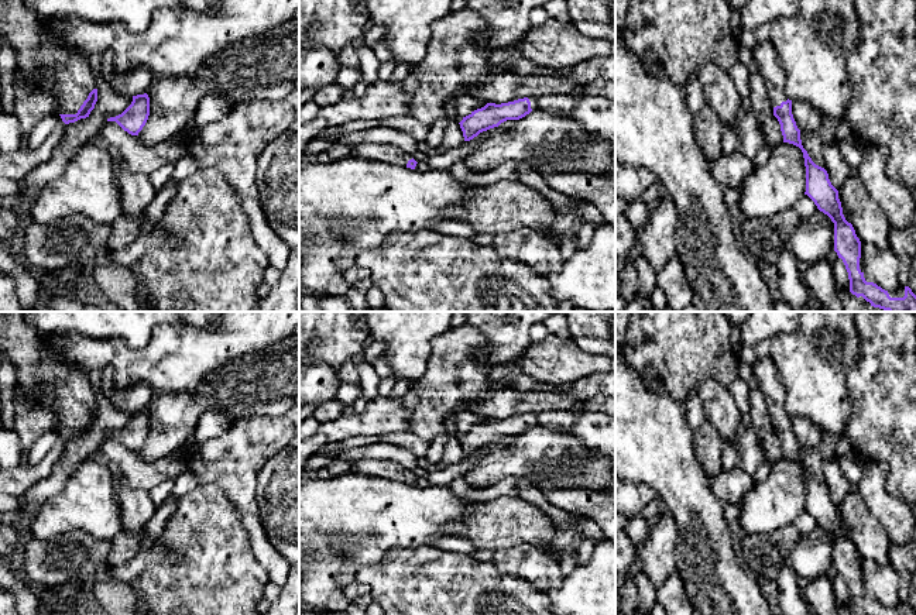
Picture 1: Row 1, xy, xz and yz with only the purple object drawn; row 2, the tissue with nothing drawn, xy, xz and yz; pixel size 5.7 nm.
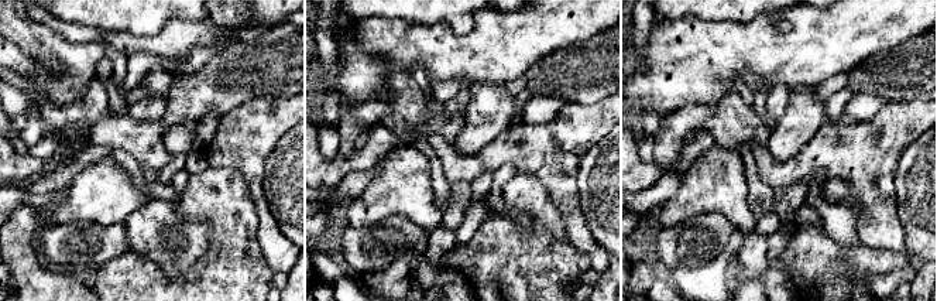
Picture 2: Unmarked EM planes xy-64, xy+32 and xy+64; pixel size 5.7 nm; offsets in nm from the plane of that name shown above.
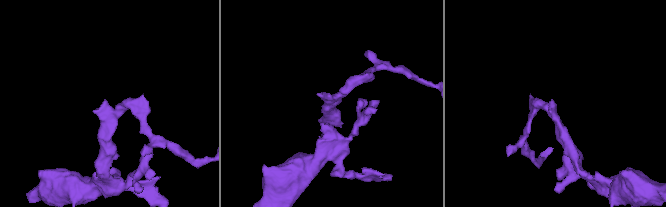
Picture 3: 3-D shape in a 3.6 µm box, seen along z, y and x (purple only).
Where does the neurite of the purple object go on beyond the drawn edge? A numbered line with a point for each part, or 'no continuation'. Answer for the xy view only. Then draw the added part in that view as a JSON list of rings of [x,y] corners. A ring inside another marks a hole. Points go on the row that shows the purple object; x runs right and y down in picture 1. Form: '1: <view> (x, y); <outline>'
1: xy (67, 75); [[[0,0],[0,35],[11,42],[20,73],[28,78],[34,72],[41,72],[38,85],[61,104],[61,114],[76,114],[89,93],[93,89],[97,89],[89,58],[61,44],[49,32],[49,28],[44,24],[42,18],[25,7],[24,0]]]

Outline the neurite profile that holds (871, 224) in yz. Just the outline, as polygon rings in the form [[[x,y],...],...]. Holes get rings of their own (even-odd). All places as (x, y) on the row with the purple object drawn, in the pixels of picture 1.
[[[848,176],[837,189],[861,243],[889,248],[888,234],[893,229],[882,207],[874,202],[858,176]]]

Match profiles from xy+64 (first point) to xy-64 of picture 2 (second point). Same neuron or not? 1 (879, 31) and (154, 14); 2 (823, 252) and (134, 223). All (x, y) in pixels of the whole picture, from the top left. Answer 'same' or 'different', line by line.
1: different
2: different

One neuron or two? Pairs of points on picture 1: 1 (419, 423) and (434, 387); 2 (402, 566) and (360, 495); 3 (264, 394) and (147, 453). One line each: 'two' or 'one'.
1: one
2: two
3: one

